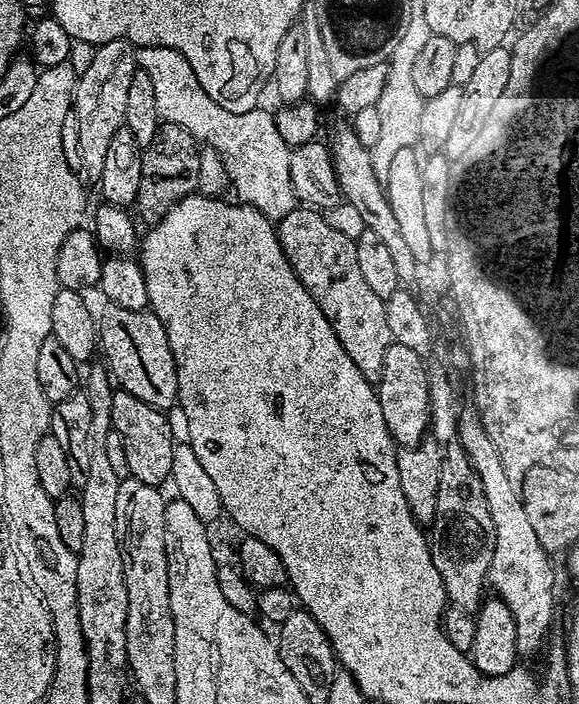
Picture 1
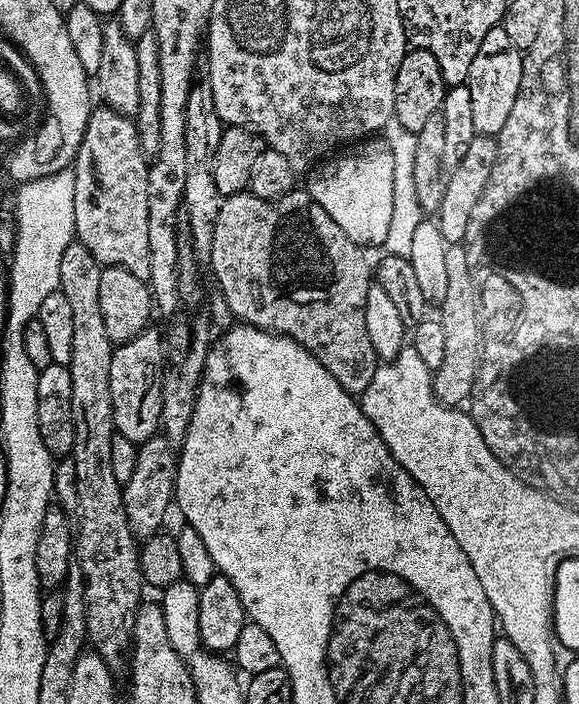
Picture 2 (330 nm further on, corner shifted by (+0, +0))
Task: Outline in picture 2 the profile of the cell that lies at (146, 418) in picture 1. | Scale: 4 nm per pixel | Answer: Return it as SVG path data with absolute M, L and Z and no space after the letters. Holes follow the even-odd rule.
M155 326L144 329L142 334L115 345L110 358L110 394L112 395L112 422L115 431L122 438L130 438L137 446L161 431L162 382L166 375L164 368L166 340Z

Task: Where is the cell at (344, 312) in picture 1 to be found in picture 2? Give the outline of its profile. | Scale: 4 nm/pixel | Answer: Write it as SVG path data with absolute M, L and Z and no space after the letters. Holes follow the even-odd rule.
M245 190L221 199L218 222L214 222L214 246L210 269L212 268L213 274L216 275L216 284L224 295L225 306L236 315L237 321L251 324L253 328L261 328L263 332L288 336L301 344L307 352L314 354L314 358L318 358L318 362L322 362L322 366L326 366L326 370L334 374L338 386L342 386L350 393L359 394L366 390L366 386L370 386L370 378L374 378L378 367L376 351L374 346L370 346L370 334L366 334L366 294L368 287L374 282L374 272L370 267L370 260L368 264L367 258L364 257L364 252L365 249L361 245L355 244L350 238L346 238L346 234L342 234L338 222L334 222L334 218L330 218L330 214L326 214L326 210L318 206L318 202L311 200L307 191L293 190L287 192L281 200L263 200Z

